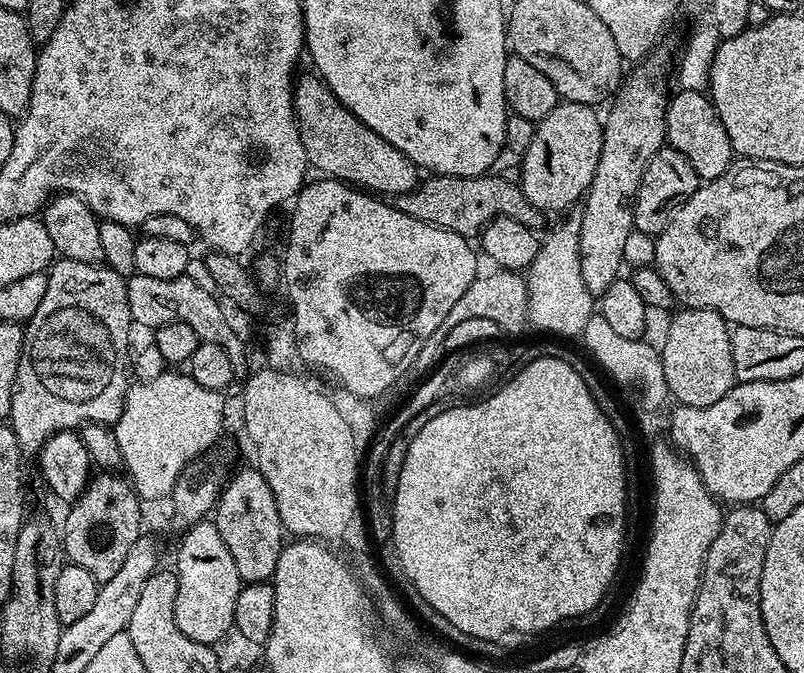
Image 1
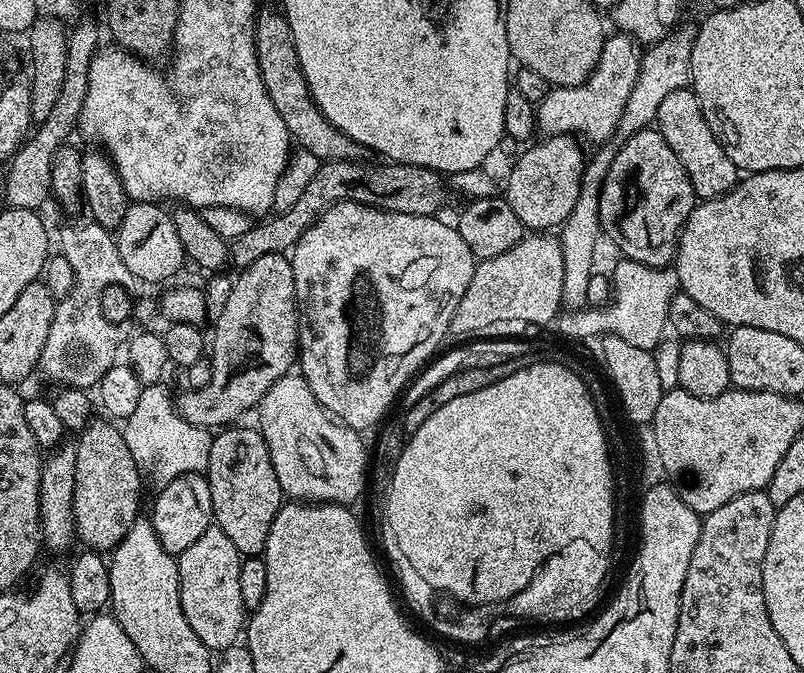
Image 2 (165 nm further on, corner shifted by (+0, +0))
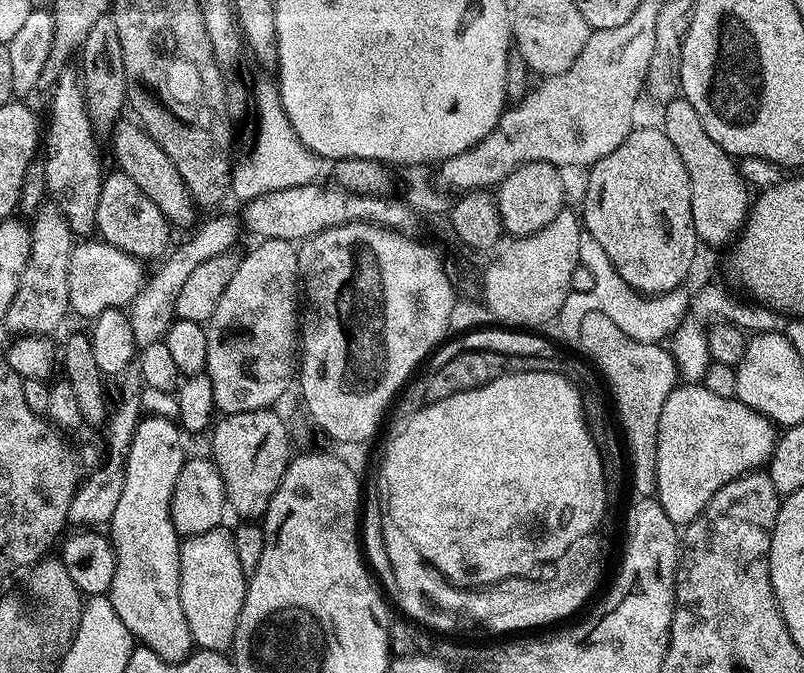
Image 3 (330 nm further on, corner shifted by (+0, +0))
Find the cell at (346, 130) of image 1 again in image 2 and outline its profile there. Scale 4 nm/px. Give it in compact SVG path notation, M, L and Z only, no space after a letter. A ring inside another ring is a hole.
M268 6L261 7L256 18L256 57L262 82L266 86L266 94L270 94L270 102L274 102L278 114L282 114L286 130L300 148L310 150L310 154L314 154L314 158L318 158L321 162L365 159L366 149L346 134L339 132L312 101L308 83L298 62L298 50L294 46L292 32L288 28L288 17L283 11L276 9L275 12Z

